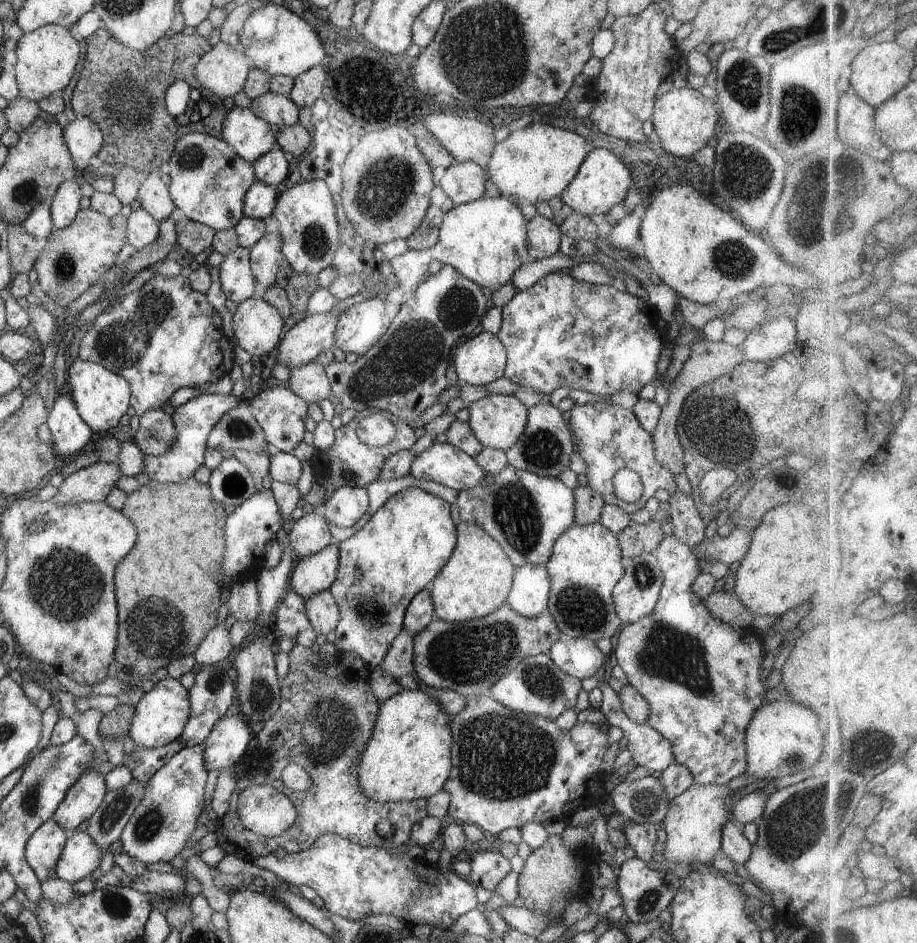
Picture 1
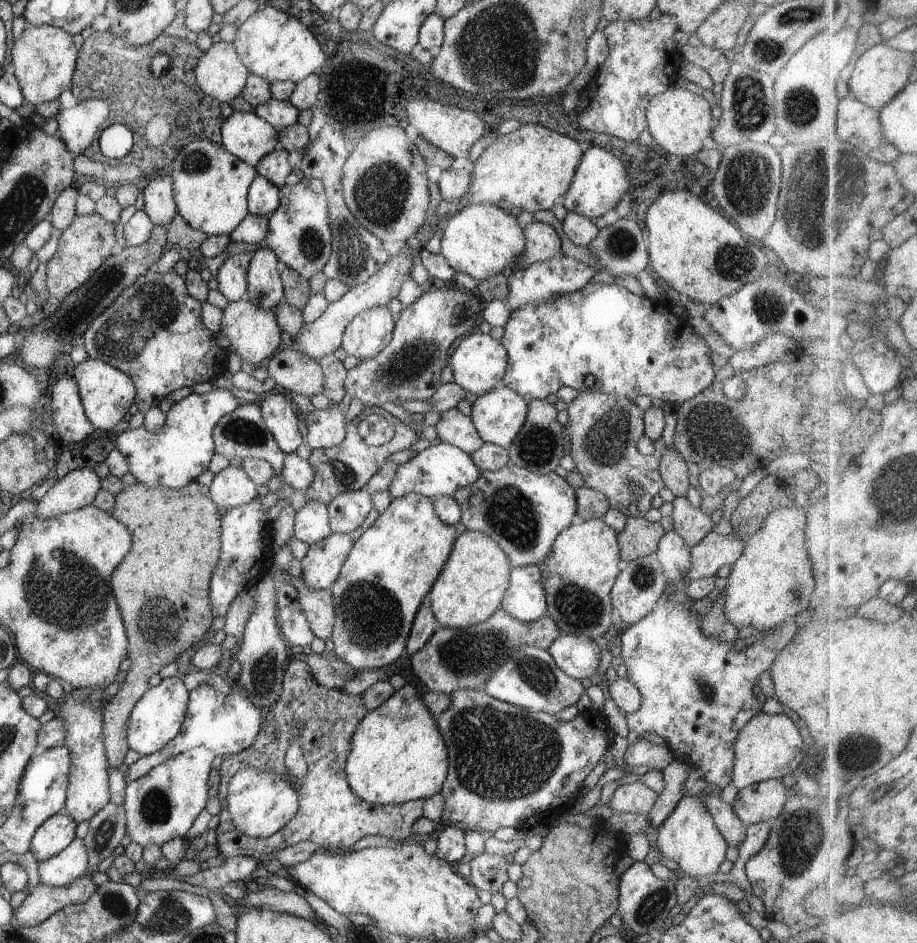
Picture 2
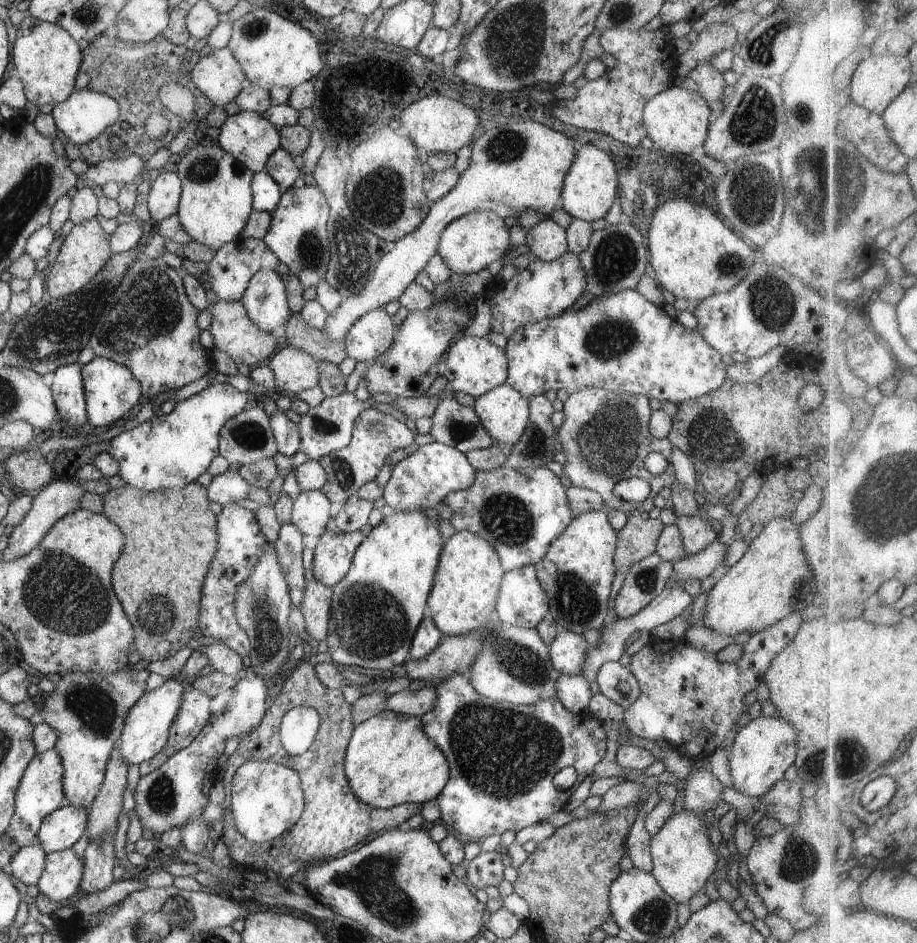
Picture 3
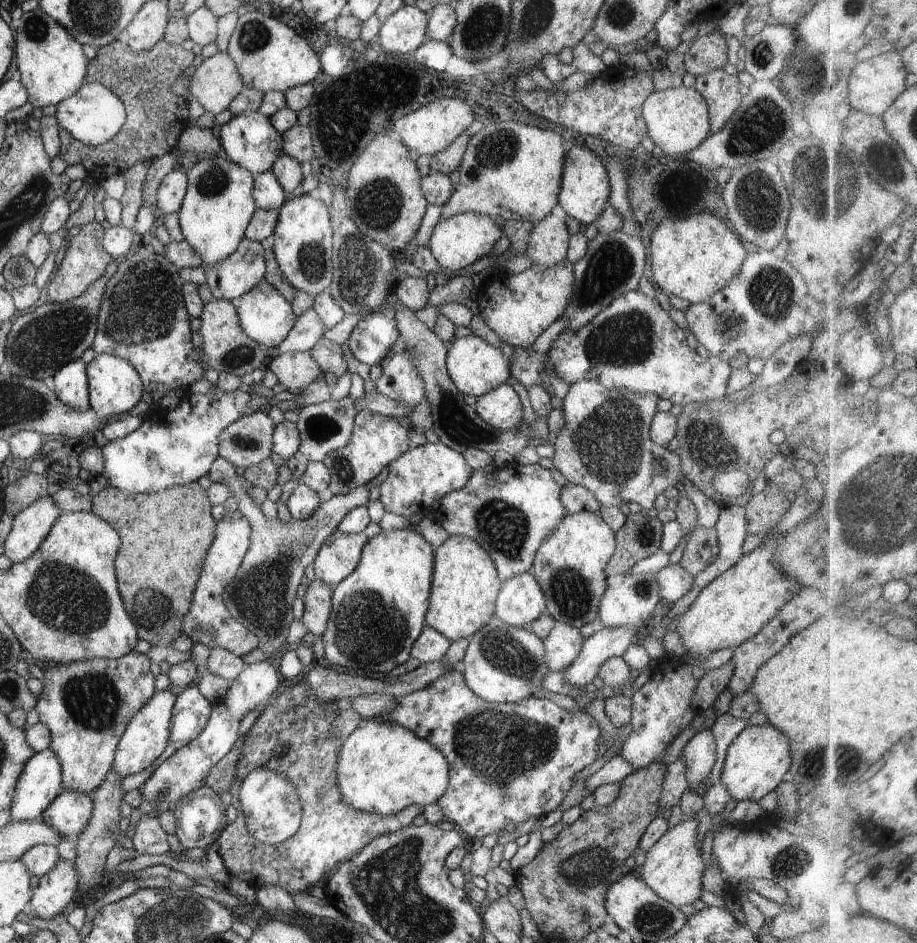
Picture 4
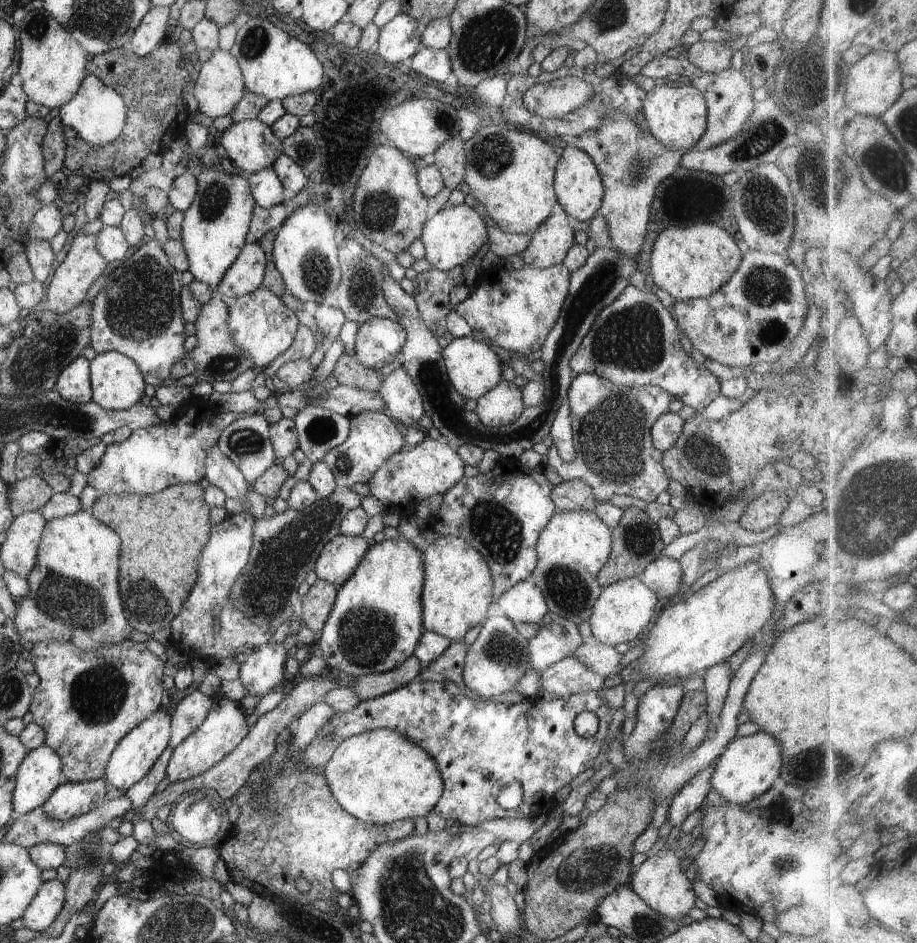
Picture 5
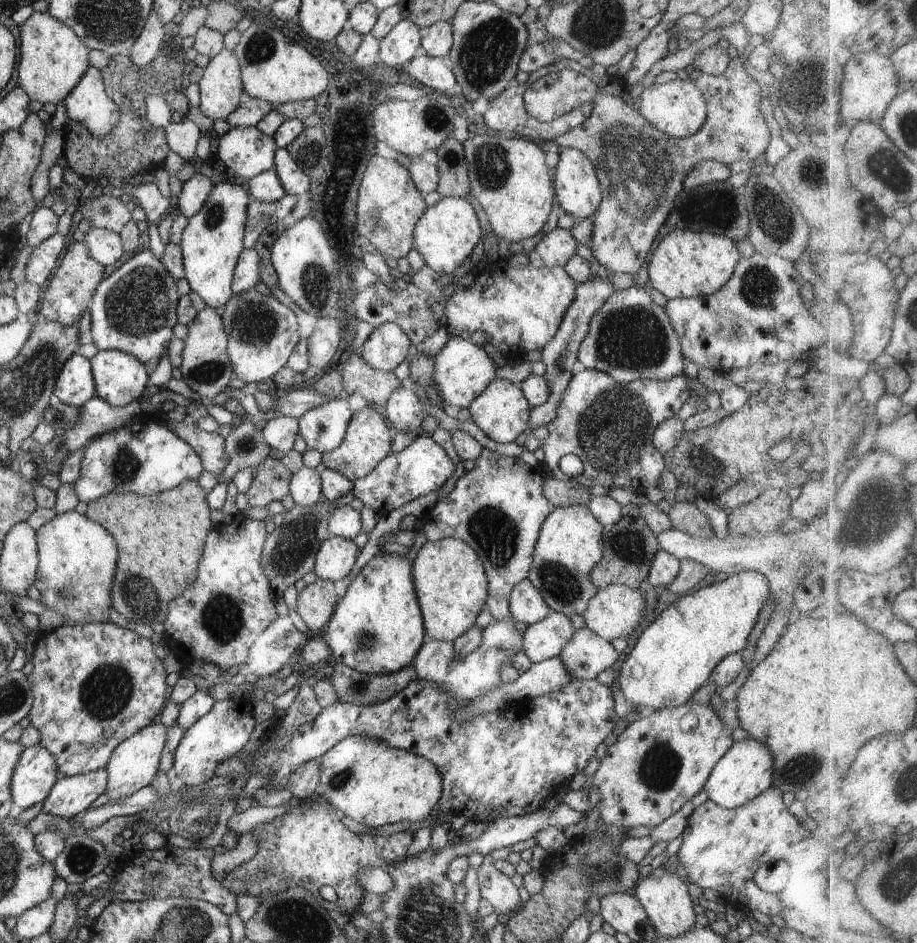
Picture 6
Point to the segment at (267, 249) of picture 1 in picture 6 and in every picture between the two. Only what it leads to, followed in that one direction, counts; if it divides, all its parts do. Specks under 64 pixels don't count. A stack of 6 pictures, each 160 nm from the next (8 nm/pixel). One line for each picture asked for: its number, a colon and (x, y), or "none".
2: (265, 288)
3: (265, 299)
4: (266, 316)
5: (262, 325)
6: (262, 331)

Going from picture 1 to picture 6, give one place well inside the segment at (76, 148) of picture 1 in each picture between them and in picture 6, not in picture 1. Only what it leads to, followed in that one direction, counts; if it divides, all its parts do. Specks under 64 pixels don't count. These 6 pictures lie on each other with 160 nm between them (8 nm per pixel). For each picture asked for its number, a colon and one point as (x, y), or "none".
2: (78, 127)
3: (81, 117)
4: (93, 115)
5: (96, 113)
6: (89, 105)

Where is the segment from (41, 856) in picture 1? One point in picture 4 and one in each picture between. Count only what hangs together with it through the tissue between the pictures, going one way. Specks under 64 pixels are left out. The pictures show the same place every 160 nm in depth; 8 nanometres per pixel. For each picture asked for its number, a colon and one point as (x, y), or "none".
2: (51, 837)
3: (62, 828)
4: (68, 814)

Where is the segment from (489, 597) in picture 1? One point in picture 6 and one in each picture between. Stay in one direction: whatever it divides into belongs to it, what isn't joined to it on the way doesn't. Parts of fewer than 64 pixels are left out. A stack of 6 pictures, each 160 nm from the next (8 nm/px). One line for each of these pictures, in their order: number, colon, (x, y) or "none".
2: (472, 584)
3: (467, 580)
4: (465, 584)
5: (457, 595)
6: (451, 583)

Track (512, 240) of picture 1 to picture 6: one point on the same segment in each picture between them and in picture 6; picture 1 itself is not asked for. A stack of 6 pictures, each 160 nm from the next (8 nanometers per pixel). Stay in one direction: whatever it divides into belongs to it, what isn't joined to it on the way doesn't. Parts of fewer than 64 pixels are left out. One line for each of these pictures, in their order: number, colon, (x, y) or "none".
2: (480, 240)
3: (469, 244)
4: (460, 242)
5: (456, 234)
6: (445, 235)

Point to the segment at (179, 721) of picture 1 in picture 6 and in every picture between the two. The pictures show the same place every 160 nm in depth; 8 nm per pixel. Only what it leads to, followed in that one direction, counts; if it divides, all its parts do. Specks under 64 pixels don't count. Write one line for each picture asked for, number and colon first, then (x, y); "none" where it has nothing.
2: (157, 718)
3: (145, 731)
4: (146, 736)
5: (135, 755)
6: (133, 764)

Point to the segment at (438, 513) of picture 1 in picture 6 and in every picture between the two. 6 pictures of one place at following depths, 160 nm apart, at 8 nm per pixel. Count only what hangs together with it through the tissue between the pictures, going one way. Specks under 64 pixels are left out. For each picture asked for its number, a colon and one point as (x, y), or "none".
2: (389, 570)
3: (376, 608)
4: (378, 611)
5: (375, 625)
6: (377, 628)

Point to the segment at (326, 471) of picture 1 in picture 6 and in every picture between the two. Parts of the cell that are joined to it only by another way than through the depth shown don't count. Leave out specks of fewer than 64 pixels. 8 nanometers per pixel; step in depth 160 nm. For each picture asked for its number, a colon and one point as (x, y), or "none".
2: (348, 466)
3: (347, 469)
4: (377, 440)
5: (374, 437)
6: (368, 436)

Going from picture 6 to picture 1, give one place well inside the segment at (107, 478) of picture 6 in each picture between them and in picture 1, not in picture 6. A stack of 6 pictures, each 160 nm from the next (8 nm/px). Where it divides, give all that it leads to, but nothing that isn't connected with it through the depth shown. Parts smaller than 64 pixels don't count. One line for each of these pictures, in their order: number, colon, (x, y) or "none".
1: (194, 420)
2: (175, 455)
3: (169, 451)
4: (179, 449)
5: (150, 460)

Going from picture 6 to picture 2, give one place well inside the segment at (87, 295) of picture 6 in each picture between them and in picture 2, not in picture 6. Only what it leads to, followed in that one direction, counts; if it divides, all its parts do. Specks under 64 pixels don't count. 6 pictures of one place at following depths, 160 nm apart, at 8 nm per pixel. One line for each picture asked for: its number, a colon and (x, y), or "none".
2: (83, 246)
3: (86, 249)
4: (85, 260)
5: (82, 266)

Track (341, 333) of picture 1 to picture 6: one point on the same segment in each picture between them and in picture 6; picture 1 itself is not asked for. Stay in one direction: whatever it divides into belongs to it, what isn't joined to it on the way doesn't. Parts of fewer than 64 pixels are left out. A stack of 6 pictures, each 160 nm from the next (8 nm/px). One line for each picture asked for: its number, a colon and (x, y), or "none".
2: (366, 335)
3: (372, 334)
4: (371, 339)
5: (378, 342)
6: (388, 345)

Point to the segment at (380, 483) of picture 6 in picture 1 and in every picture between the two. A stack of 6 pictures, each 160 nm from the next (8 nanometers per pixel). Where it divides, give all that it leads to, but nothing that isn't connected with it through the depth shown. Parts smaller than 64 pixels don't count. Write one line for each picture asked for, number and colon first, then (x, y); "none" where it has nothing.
1: (443, 463)
2: (442, 469)
3: (422, 479)
4: (423, 474)
5: (407, 478)

